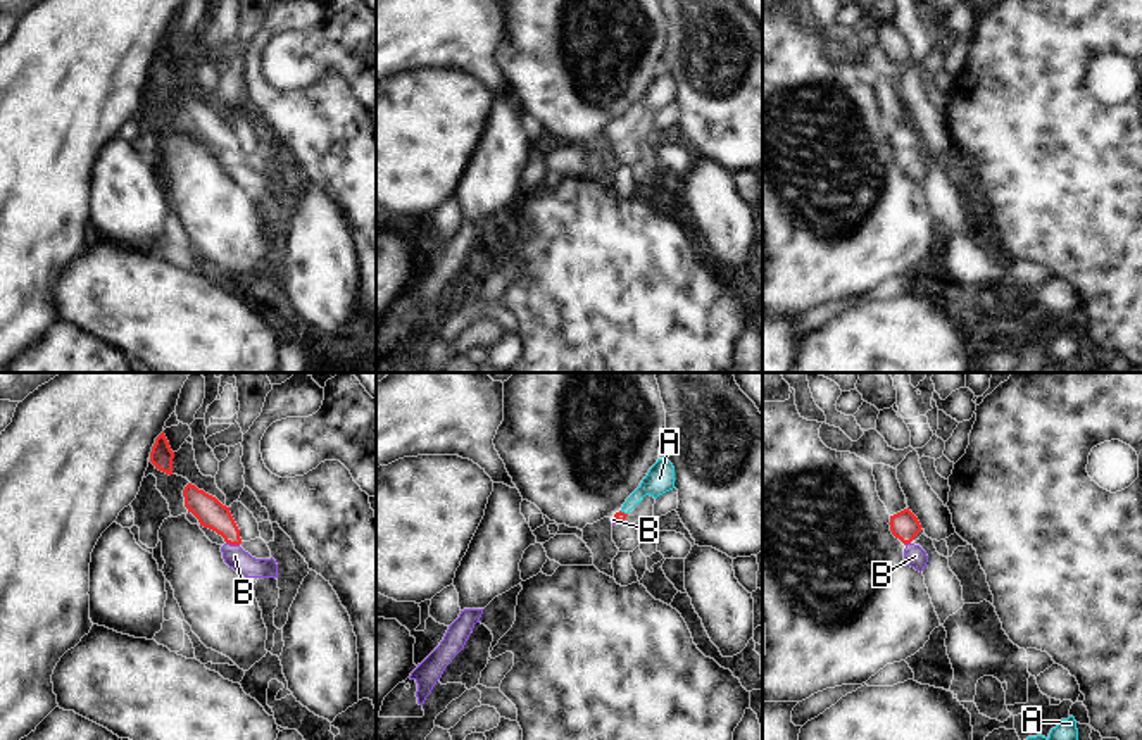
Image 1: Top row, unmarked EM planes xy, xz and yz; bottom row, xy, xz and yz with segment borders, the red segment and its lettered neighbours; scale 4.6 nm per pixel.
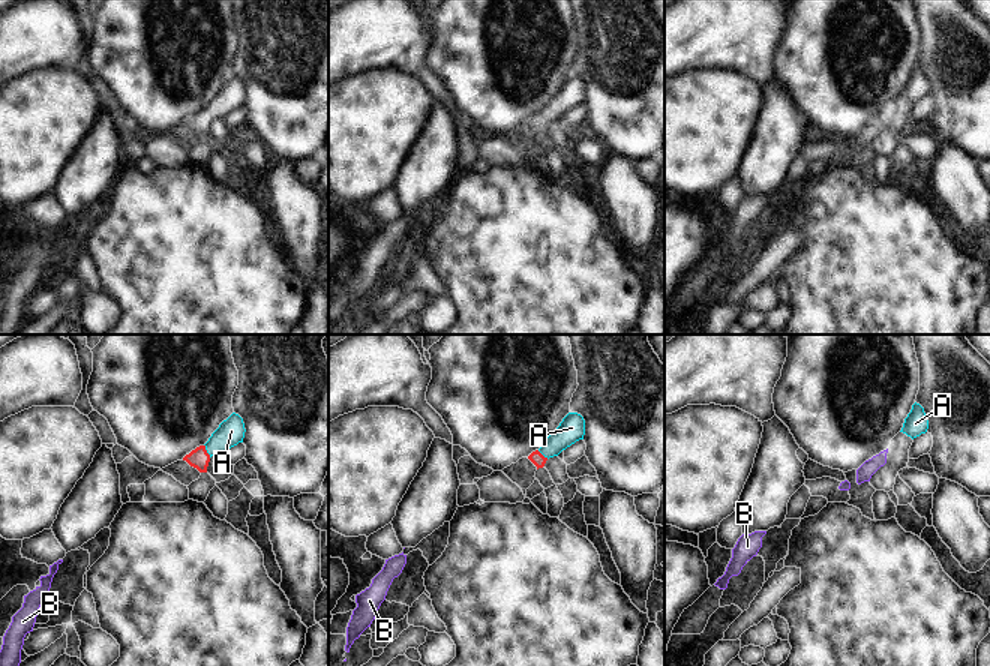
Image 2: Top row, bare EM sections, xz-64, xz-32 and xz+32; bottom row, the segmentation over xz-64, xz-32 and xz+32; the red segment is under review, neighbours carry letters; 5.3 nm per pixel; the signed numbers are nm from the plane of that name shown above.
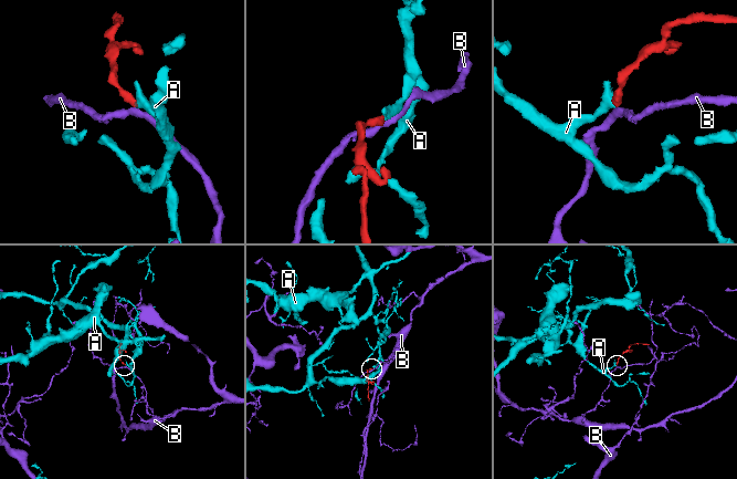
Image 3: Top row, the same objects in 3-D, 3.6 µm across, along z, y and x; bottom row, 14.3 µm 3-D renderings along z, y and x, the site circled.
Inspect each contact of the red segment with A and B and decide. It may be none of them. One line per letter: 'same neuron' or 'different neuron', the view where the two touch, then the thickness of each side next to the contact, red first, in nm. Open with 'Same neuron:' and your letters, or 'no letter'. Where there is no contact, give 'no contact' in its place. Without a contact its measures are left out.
Same neuron: A
A: same neuron | xz | 50/130 nm
B: different neuron | xy | 140/100 nm

